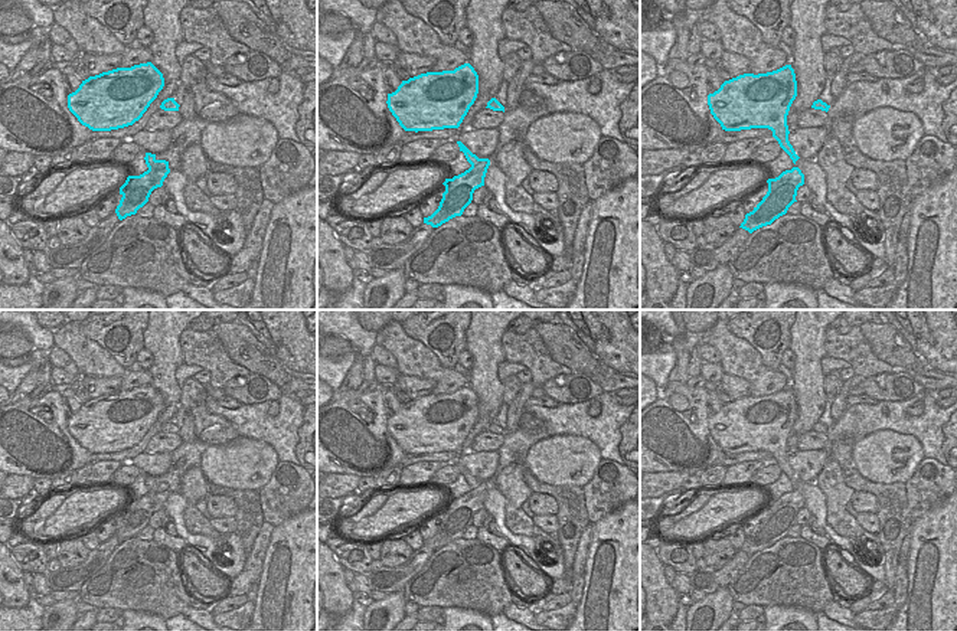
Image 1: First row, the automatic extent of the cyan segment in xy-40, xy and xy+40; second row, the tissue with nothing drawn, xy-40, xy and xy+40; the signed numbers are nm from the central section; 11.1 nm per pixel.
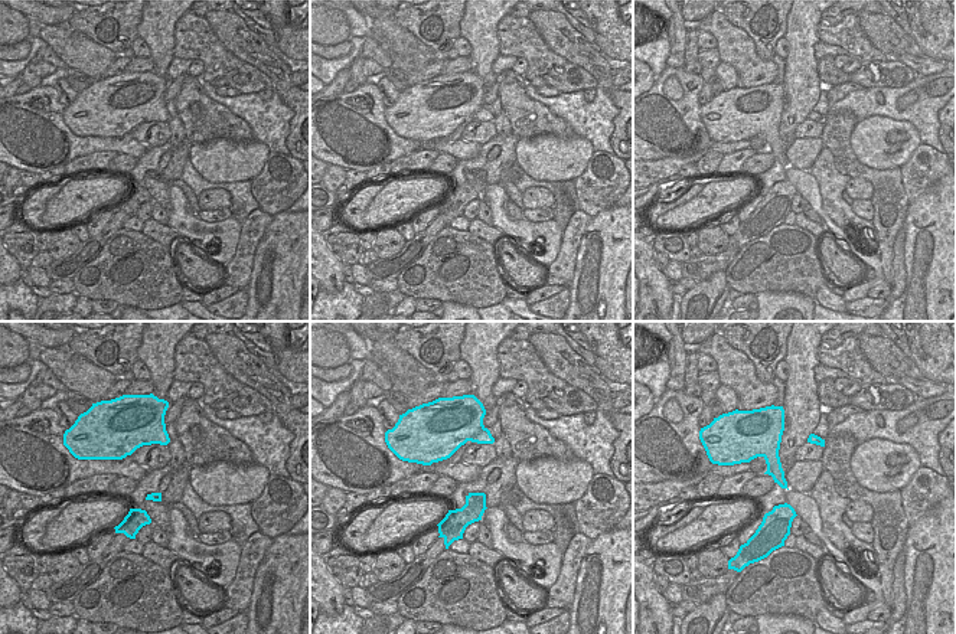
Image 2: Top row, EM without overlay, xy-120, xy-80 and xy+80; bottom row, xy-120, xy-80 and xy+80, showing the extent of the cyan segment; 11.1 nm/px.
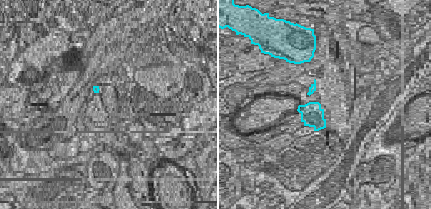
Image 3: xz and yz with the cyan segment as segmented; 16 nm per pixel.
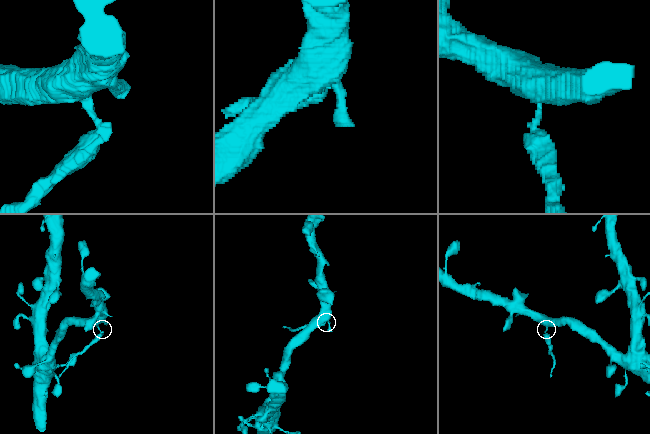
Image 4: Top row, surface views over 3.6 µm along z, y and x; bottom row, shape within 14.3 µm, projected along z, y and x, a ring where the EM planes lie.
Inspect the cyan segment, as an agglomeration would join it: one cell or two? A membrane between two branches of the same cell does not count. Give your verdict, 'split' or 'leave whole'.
split

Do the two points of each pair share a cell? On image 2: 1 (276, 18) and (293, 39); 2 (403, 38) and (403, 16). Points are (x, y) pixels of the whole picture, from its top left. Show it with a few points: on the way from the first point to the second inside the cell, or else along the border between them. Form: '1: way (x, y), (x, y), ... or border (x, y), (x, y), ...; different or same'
1: way (280, 23), (287, 33); same
2: border (392, 15), (398, 25), (430, 46); different

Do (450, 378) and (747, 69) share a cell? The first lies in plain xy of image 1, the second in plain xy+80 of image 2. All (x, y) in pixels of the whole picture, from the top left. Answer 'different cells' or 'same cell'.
same cell

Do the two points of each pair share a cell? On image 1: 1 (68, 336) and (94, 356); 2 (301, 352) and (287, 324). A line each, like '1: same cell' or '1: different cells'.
1: same cell
2: same cell

